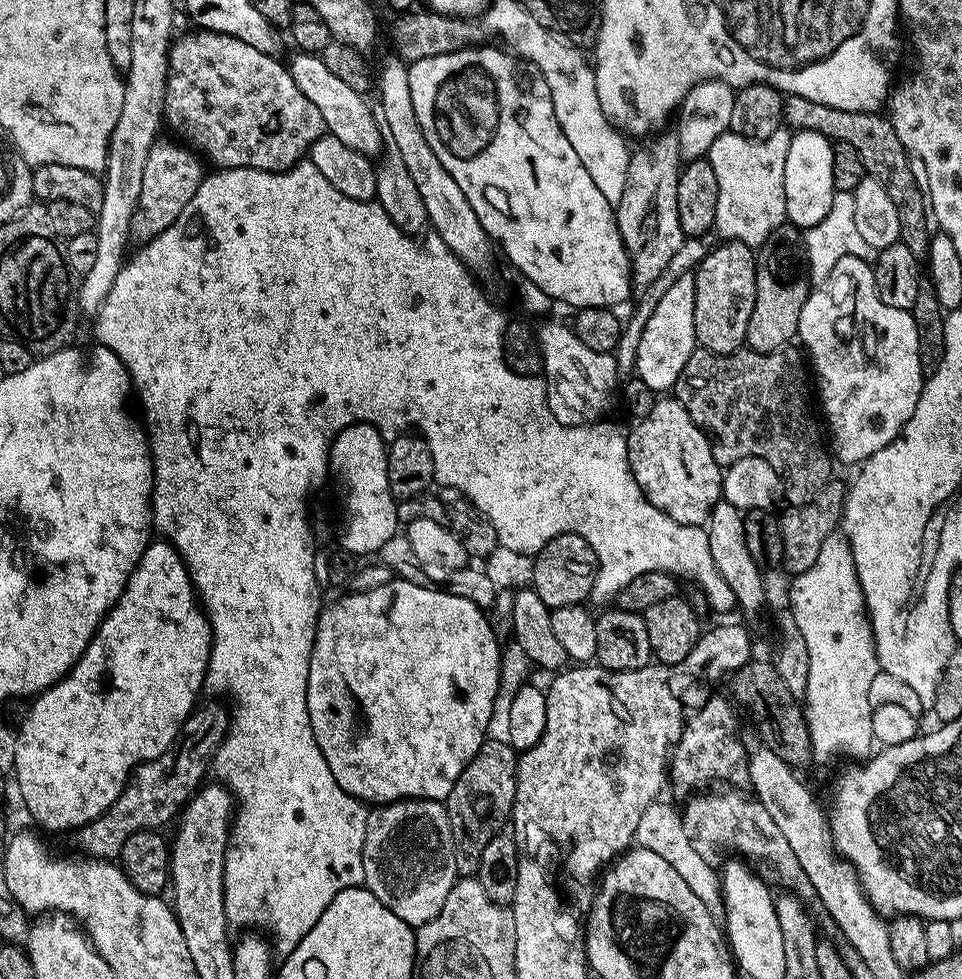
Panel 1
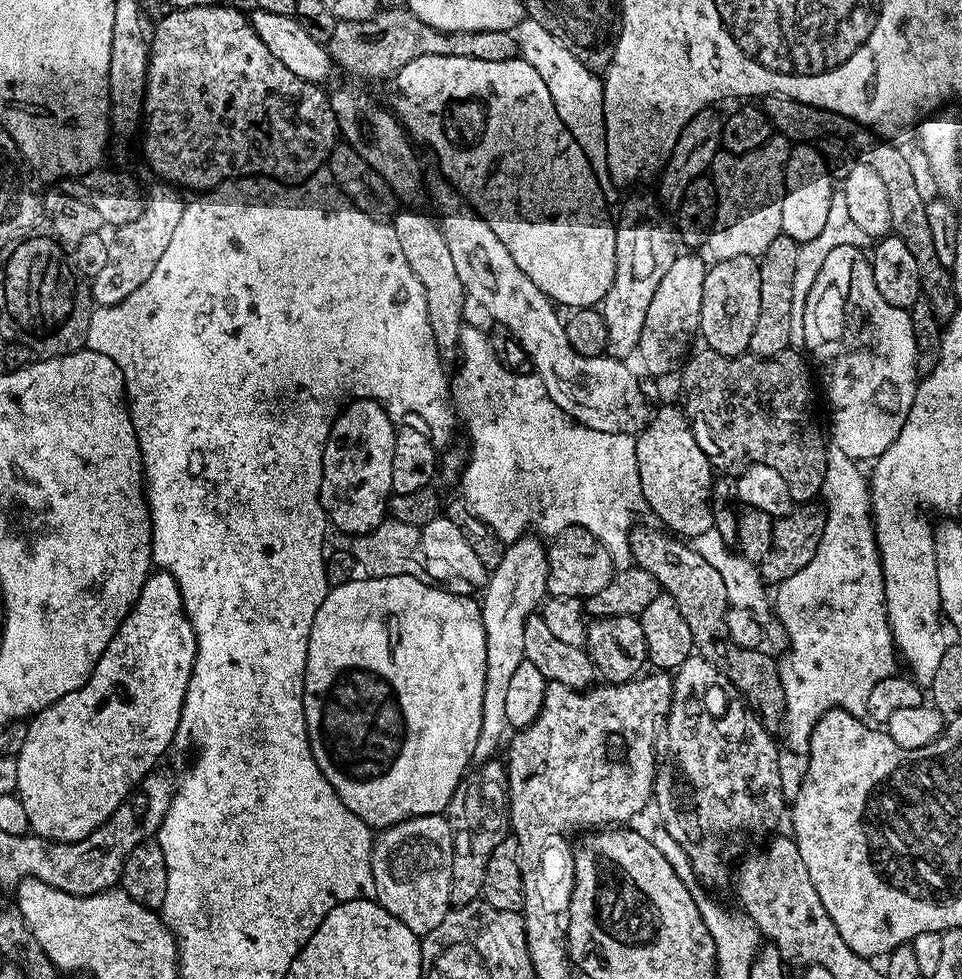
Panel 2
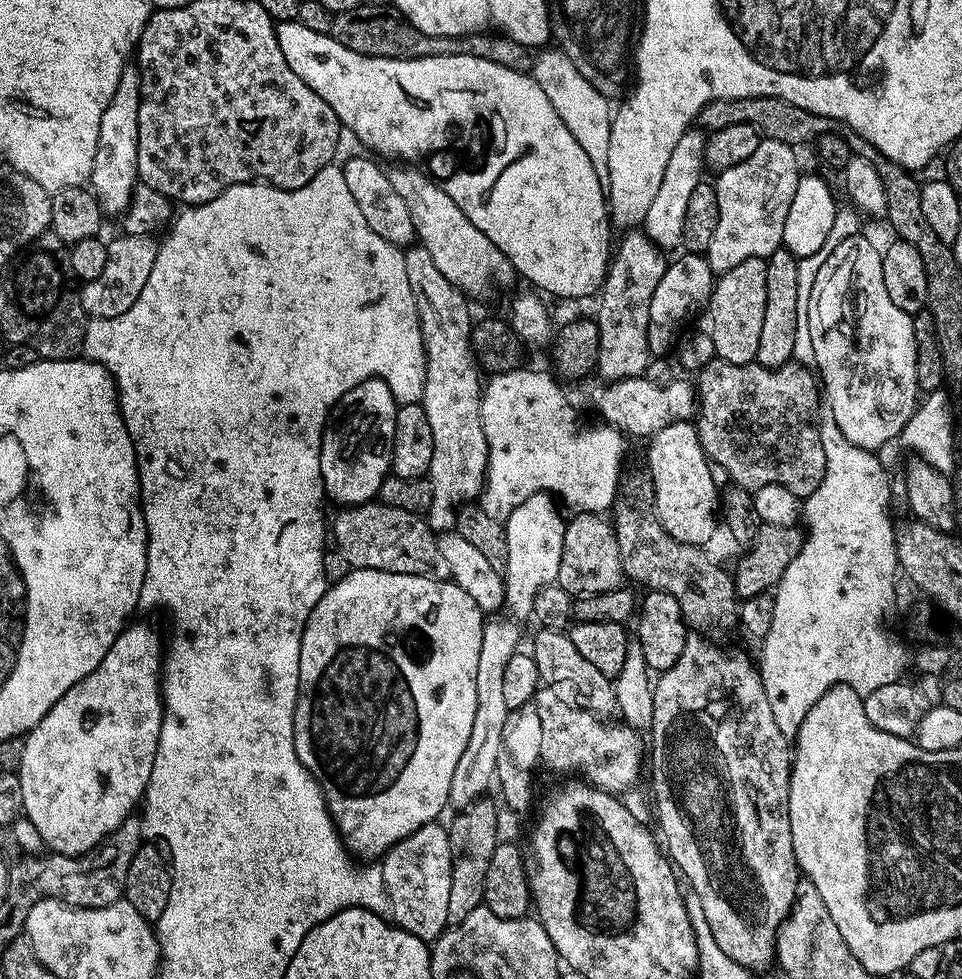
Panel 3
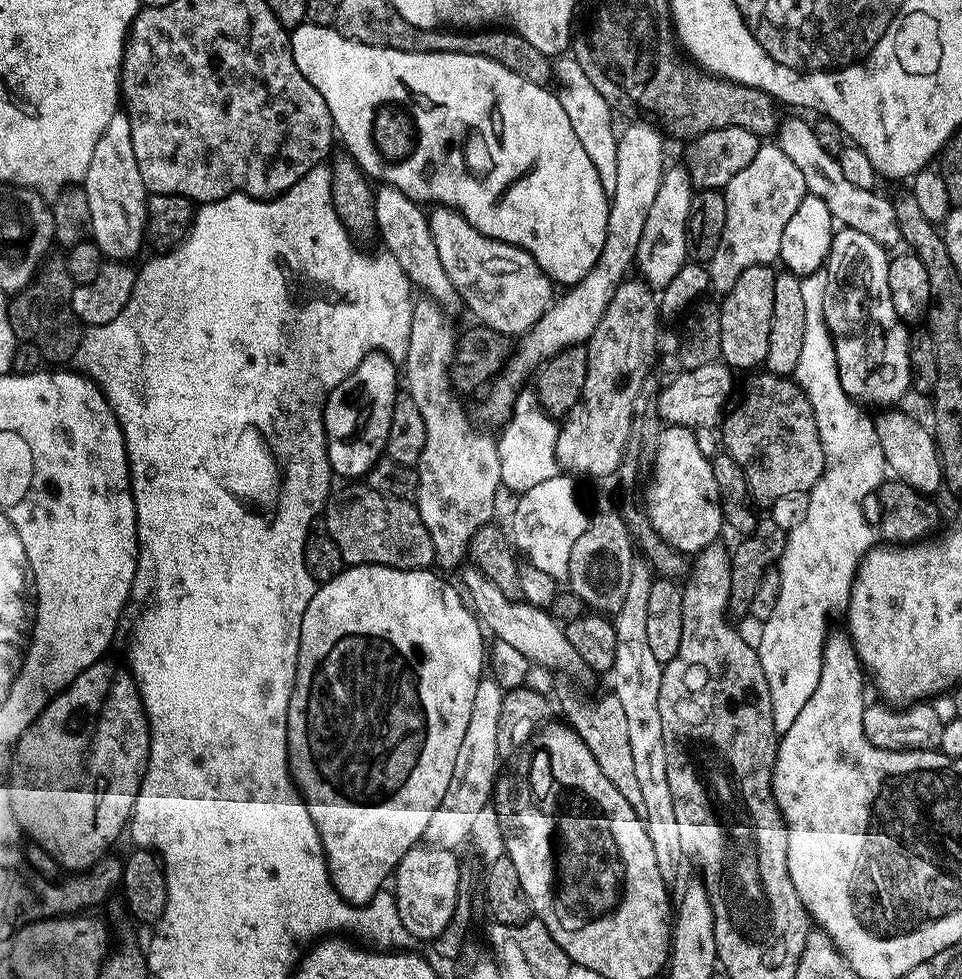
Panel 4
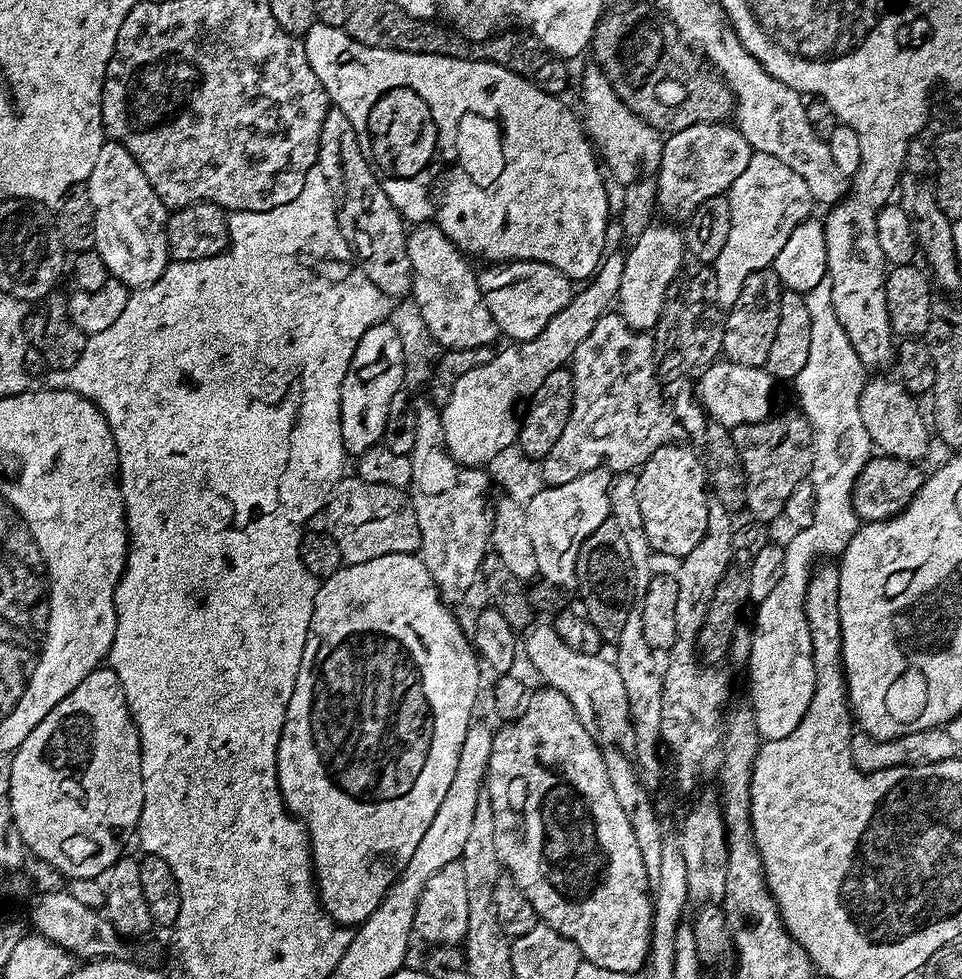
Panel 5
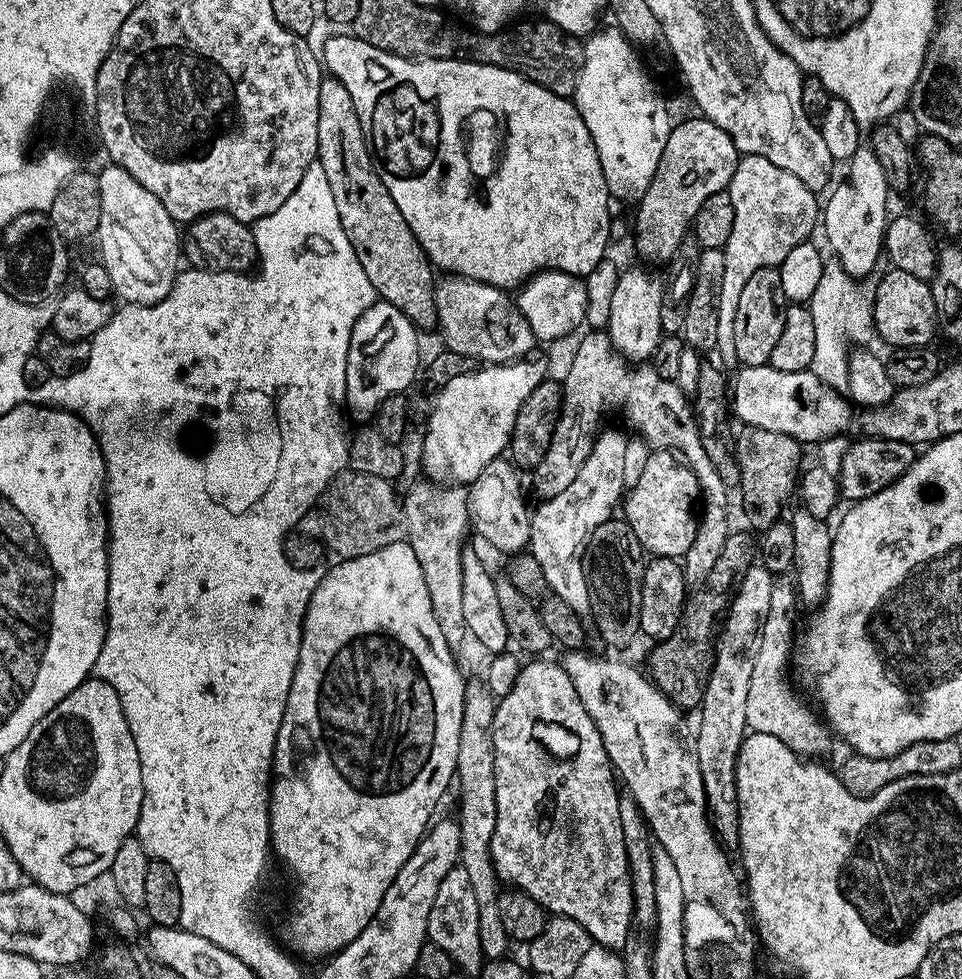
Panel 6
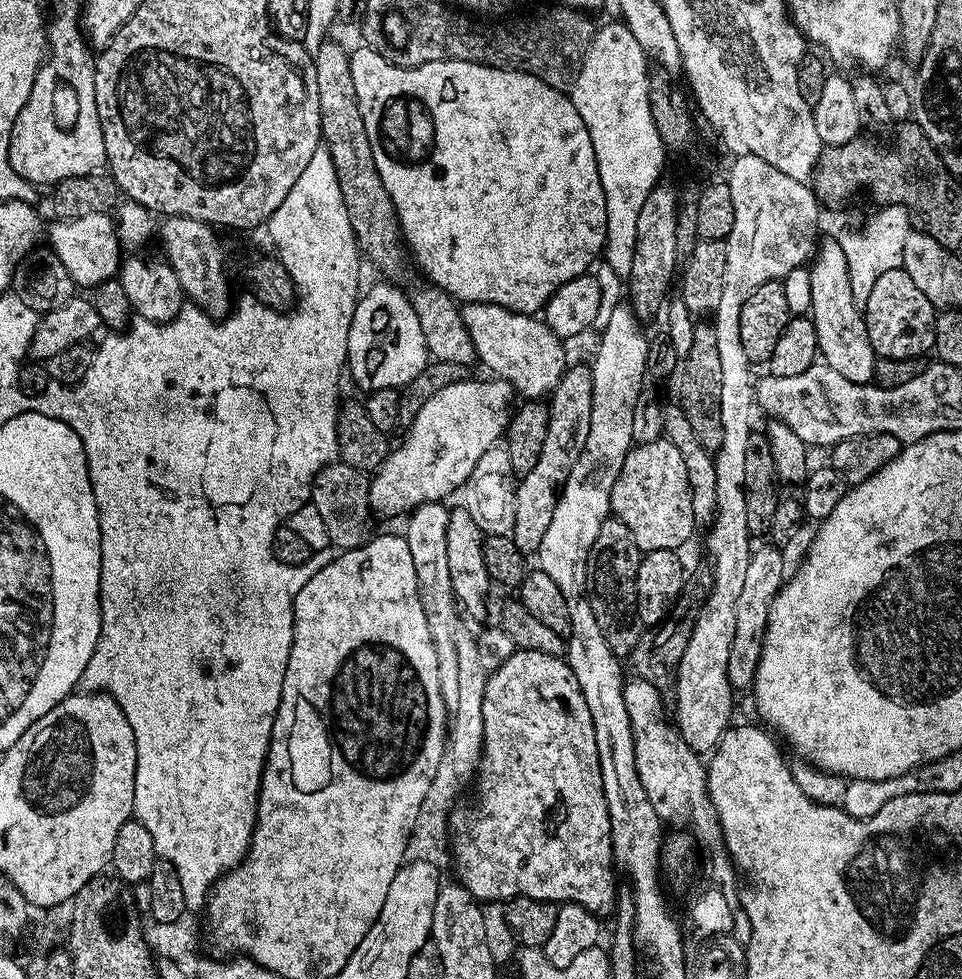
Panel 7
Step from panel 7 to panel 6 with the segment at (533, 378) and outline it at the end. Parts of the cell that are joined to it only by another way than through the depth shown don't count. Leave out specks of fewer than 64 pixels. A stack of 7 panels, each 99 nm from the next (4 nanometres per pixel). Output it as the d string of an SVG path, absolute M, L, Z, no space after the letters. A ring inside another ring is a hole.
M444 278L435 285L436 290L436 323L438 333L444 339L443 347L454 354L466 354L478 362L489 364L511 364L514 360L525 359L532 347L538 344L534 330L530 330L530 322L522 318L520 309L516 307L513 297L505 289L495 288L477 280L463 278Z

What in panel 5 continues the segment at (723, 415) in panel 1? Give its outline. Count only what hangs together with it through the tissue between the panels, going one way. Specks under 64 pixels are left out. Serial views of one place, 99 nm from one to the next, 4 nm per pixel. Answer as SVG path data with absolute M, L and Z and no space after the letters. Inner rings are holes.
M799 410L773 415L753 424L740 424L732 429L732 437L738 446L742 466L746 470L746 502L744 508L761 525L771 525L771 520L780 520L784 507L794 494L794 486L809 479L812 470L812 425Z

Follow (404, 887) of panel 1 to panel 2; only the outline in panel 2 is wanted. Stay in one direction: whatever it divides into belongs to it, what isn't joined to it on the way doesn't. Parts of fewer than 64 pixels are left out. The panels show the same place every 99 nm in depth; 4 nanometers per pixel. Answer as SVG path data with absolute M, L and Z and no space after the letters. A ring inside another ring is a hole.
M447 815L415 816L383 829L372 841L372 887L375 899L398 922L424 937L450 910L452 835Z

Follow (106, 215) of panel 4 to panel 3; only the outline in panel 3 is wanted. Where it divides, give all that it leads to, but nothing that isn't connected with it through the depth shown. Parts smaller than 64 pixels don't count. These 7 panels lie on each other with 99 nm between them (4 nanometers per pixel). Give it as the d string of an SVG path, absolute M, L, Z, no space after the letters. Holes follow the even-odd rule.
M126 66L122 78L118 78L118 90L102 114L102 126L98 130L98 150L94 154L94 170L90 181L91 191L100 203L101 213L123 214L131 201L132 192L138 183L138 106L140 105L140 70Z

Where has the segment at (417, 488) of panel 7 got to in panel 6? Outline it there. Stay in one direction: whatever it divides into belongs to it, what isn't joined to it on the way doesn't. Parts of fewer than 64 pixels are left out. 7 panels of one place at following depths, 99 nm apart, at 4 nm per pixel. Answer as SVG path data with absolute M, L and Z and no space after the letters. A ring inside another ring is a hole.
M532 358L511 364L489 364L475 372L453 378L438 394L434 410L428 415L424 432L424 449L420 460L432 482L455 482L468 486L490 462L503 457L512 442L514 422L530 390L546 379L544 364Z

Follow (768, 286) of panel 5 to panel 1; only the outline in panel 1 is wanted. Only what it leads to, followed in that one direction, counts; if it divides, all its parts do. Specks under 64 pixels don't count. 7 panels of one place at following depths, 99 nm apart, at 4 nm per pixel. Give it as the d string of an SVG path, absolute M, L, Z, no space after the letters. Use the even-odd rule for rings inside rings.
M729 240L727 242L720 242L720 245L705 258L700 264L700 269L694 272L694 279L696 281L696 301L694 302L694 322L692 327L696 343L703 351L713 352L715 356L728 356L731 352L739 352L745 347L748 338L748 327L750 326L750 314L754 310L754 302L756 301L756 258L753 249L746 244L739 244L736 240Z

